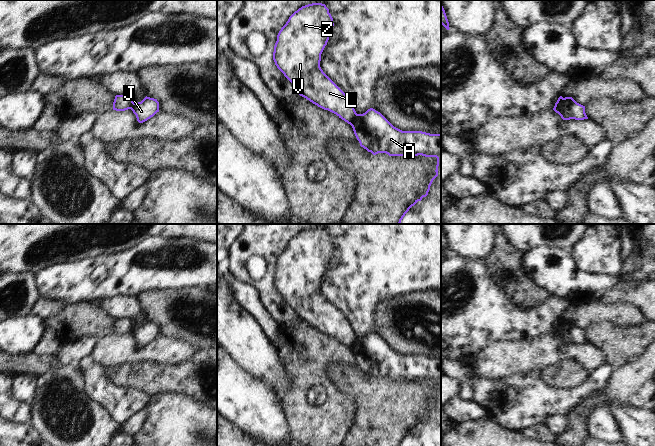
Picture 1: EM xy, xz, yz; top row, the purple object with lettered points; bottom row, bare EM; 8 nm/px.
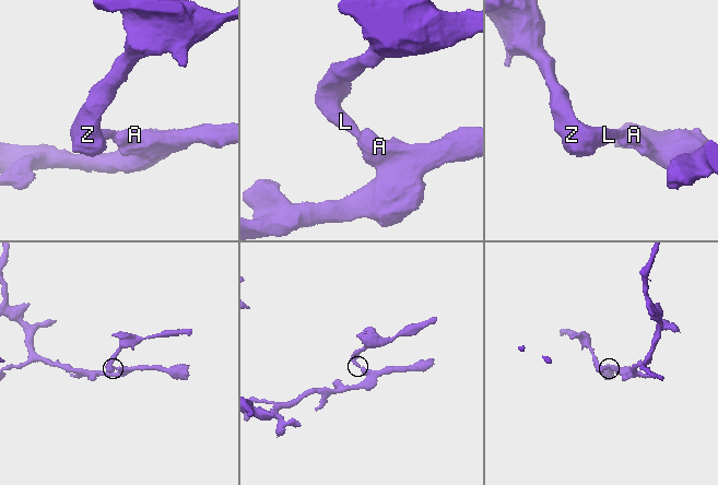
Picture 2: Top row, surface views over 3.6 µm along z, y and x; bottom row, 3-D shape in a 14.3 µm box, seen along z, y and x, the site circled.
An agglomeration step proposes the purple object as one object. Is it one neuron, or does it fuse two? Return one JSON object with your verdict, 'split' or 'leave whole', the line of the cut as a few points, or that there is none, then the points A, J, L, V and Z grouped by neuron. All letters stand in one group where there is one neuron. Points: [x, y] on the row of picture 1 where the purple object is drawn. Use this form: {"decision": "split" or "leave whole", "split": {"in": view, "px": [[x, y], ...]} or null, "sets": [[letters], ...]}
{"decision": "split", "split": {"in": "xz", "px": [[357, 114], [349, 123]]}, "sets": [["A", "J"], ["L", "V", "Z"]]}

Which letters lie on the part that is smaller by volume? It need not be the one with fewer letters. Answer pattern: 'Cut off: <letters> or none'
Cut off: L, V, Z

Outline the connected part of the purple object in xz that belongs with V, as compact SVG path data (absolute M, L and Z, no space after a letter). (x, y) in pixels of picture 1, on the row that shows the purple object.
M312 3L302 6L289 17L279 31L273 60L300 96L350 124L357 116L351 101L320 67L321 54L327 45L333 26L333 18L325 4Z

